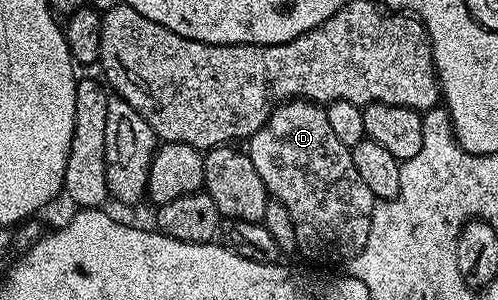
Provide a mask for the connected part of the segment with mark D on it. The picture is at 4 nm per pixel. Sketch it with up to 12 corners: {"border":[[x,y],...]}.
{"border":[[291,100],[248,139],[299,255],[346,264],[375,196],[319,103]]}

